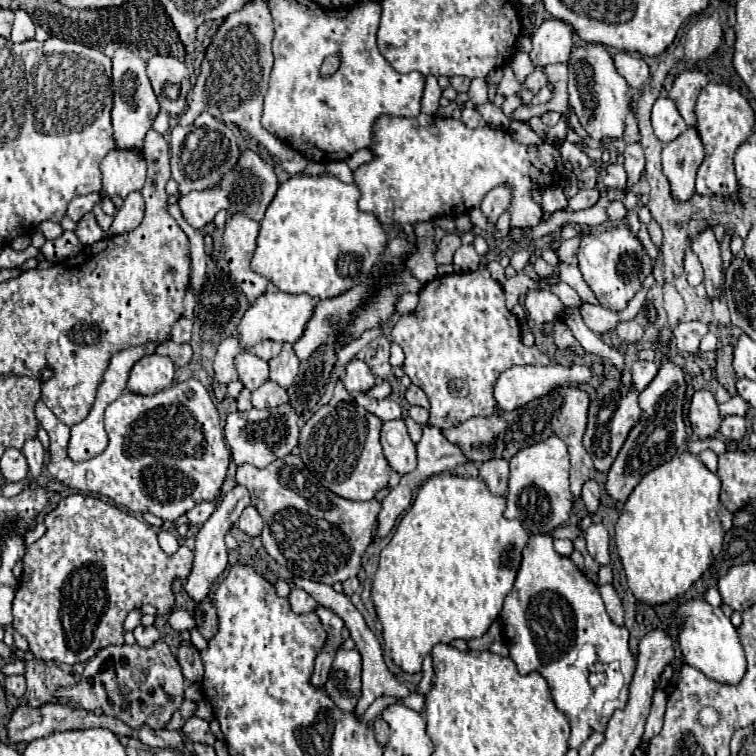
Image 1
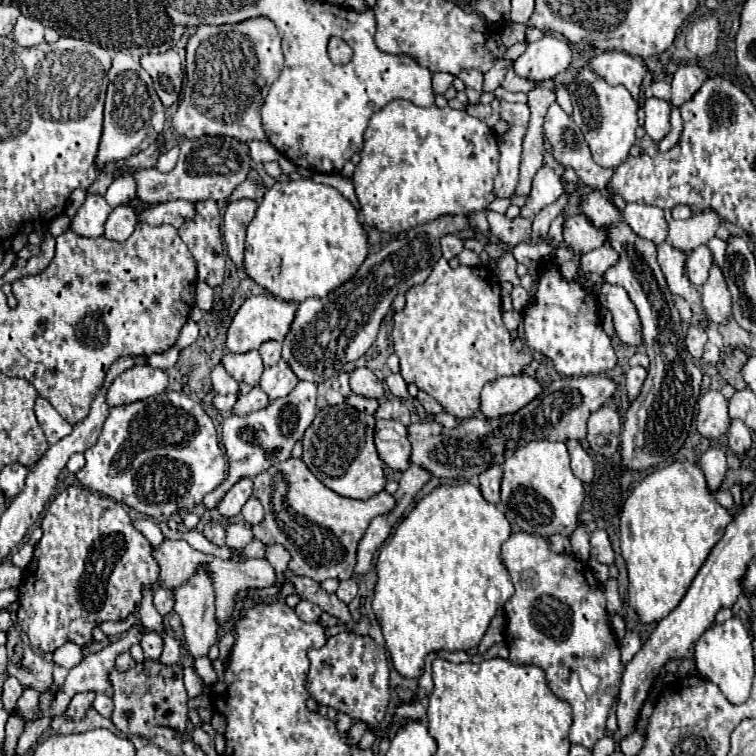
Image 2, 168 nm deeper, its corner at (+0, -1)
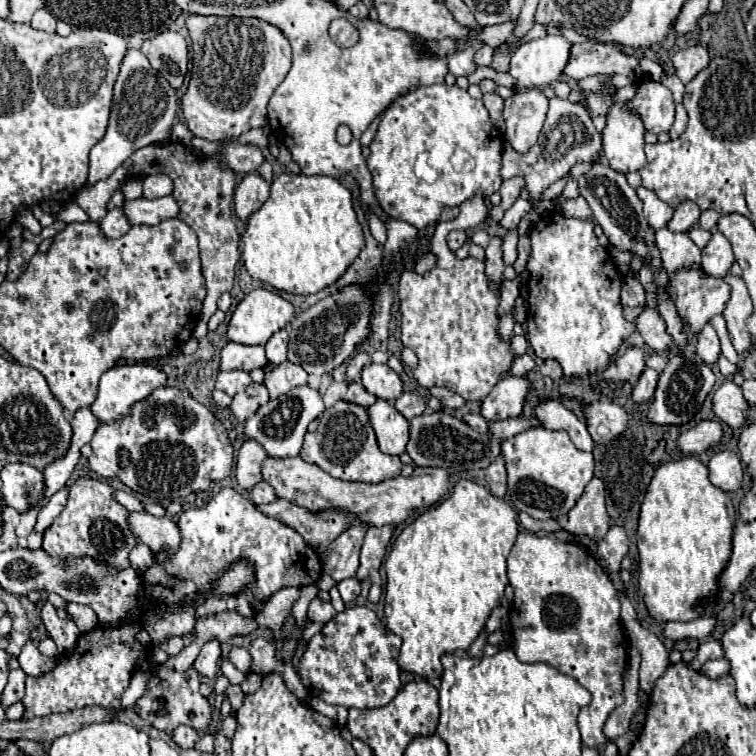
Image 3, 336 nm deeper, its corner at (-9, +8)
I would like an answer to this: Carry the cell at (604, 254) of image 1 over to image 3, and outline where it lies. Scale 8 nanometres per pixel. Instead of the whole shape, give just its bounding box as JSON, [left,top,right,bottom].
[635,304,671,352]

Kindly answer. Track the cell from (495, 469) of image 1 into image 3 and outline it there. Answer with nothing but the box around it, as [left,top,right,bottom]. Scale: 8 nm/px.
[485,458,507,498]

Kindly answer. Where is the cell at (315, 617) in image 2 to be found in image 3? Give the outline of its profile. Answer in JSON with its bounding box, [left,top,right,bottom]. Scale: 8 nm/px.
[307,598,335,622]

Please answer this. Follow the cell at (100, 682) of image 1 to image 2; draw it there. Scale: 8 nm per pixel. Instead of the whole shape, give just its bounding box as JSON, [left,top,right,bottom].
[112,661,188,739]

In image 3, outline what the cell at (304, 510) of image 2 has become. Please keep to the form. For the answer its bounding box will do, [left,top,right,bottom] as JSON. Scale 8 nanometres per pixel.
[263,456,449,526]

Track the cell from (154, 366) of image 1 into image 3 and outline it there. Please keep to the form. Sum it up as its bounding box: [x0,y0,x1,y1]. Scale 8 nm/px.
[91,362,167,422]

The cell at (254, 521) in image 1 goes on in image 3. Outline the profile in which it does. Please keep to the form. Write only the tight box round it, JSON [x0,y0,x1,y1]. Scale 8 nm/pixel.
[251,482,277,506]

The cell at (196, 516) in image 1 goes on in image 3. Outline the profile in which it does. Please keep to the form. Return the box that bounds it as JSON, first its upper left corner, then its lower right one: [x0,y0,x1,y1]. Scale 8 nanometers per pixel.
[243,386,325,458]

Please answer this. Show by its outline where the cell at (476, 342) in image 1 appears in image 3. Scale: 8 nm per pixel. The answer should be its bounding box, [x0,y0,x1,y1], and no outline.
[399,196,515,404]

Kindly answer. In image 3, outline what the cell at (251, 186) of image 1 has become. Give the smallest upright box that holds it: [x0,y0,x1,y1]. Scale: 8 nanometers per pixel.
[125,196,179,224]

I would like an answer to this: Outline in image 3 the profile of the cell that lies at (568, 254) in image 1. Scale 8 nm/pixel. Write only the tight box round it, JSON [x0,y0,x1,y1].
[559,196,591,220]

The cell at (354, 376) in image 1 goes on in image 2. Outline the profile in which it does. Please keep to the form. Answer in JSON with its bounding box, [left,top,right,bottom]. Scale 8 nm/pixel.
[350,367,384,399]

